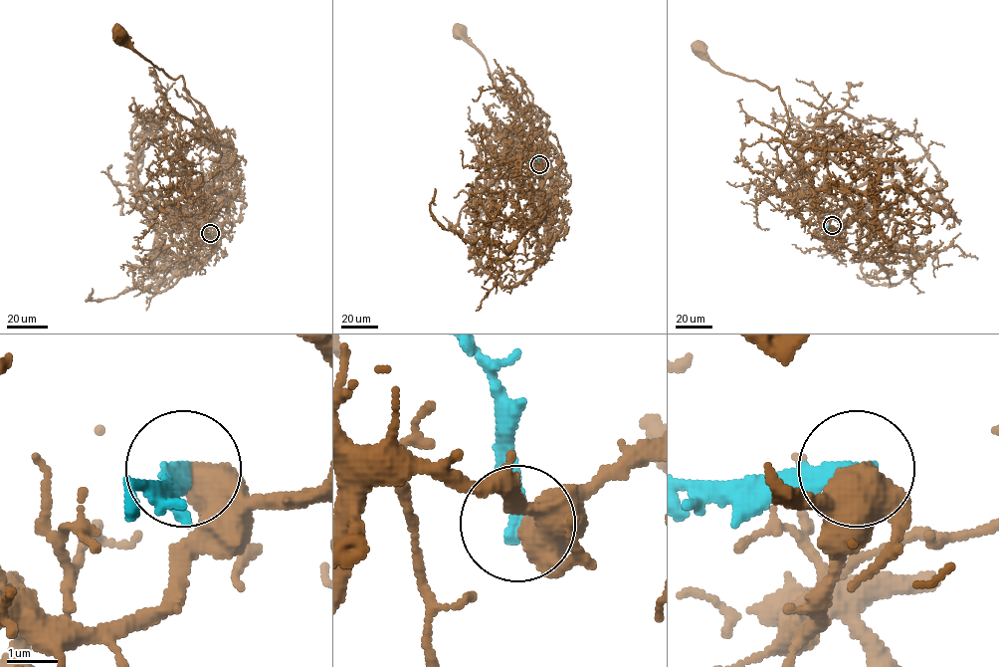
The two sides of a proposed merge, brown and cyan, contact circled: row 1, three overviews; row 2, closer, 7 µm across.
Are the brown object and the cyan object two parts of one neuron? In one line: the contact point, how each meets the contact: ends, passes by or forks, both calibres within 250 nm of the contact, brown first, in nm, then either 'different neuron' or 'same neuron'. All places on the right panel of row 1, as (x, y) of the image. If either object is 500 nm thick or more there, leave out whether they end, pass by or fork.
(832, 225) | 600/320 nm | different neuron

